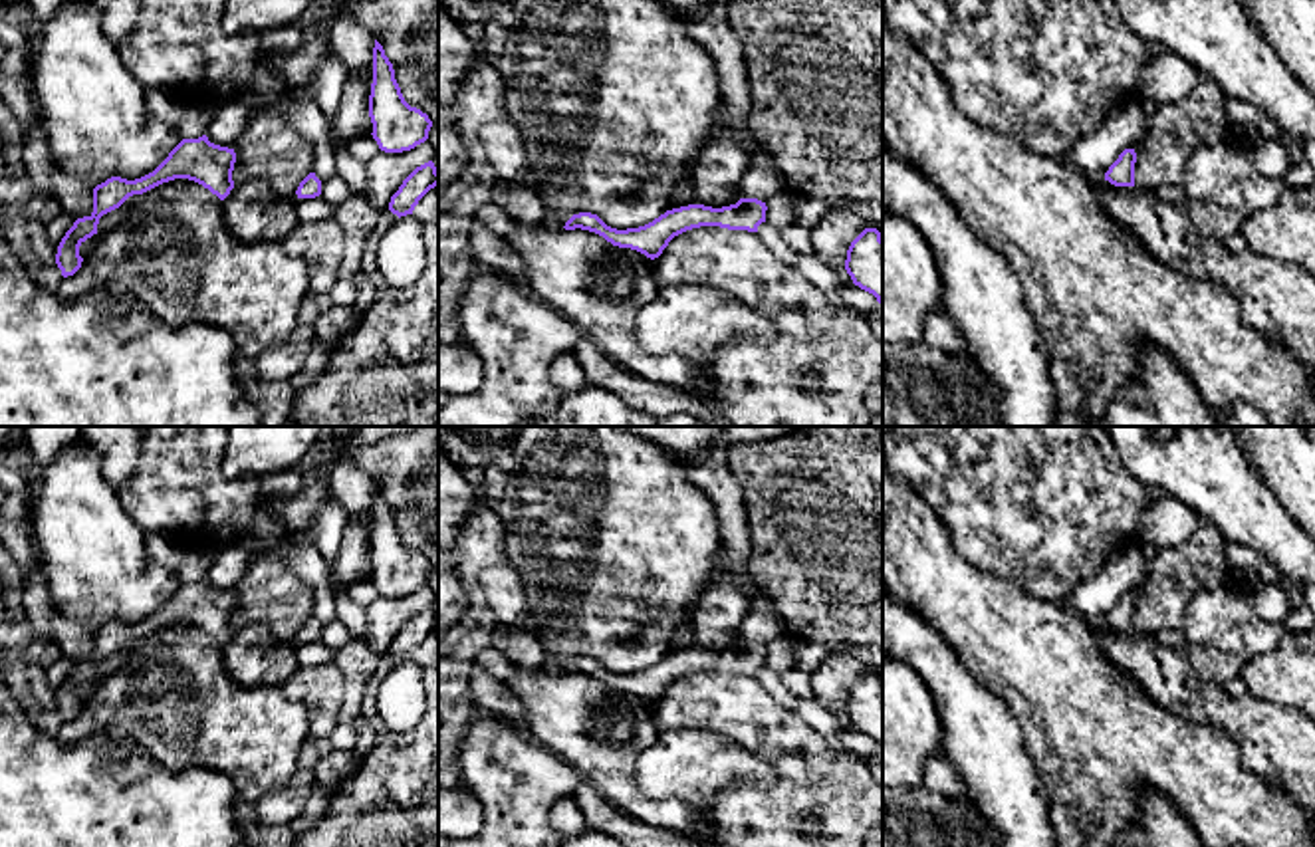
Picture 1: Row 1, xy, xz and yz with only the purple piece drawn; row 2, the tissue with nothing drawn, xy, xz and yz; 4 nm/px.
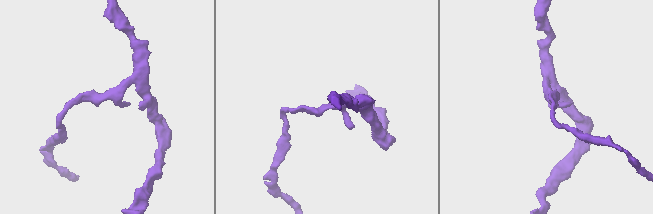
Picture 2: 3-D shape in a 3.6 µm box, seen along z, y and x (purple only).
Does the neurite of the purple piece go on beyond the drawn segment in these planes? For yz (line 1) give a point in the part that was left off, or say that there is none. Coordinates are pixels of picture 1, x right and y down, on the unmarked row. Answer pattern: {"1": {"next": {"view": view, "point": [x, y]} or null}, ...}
{"1": {"next": null}}

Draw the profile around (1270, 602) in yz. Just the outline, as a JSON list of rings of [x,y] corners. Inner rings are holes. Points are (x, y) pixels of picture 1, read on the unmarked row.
[[[1254,583],[1250,601],[1255,615],[1269,623],[1283,623],[1291,609],[1289,587],[1285,583]]]

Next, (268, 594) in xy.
[[[272,544],[254,551],[232,593],[234,631],[258,623],[280,643],[296,647],[299,627],[313,617],[313,587],[286,567],[284,553]]]

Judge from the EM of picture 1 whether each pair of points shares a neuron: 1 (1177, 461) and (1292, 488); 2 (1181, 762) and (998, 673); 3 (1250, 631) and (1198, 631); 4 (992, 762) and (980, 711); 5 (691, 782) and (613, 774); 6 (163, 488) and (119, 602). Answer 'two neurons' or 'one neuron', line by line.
1: two neurons
2: one neuron
3: one neuron
4: one neuron
5: two neurons
6: two neurons

